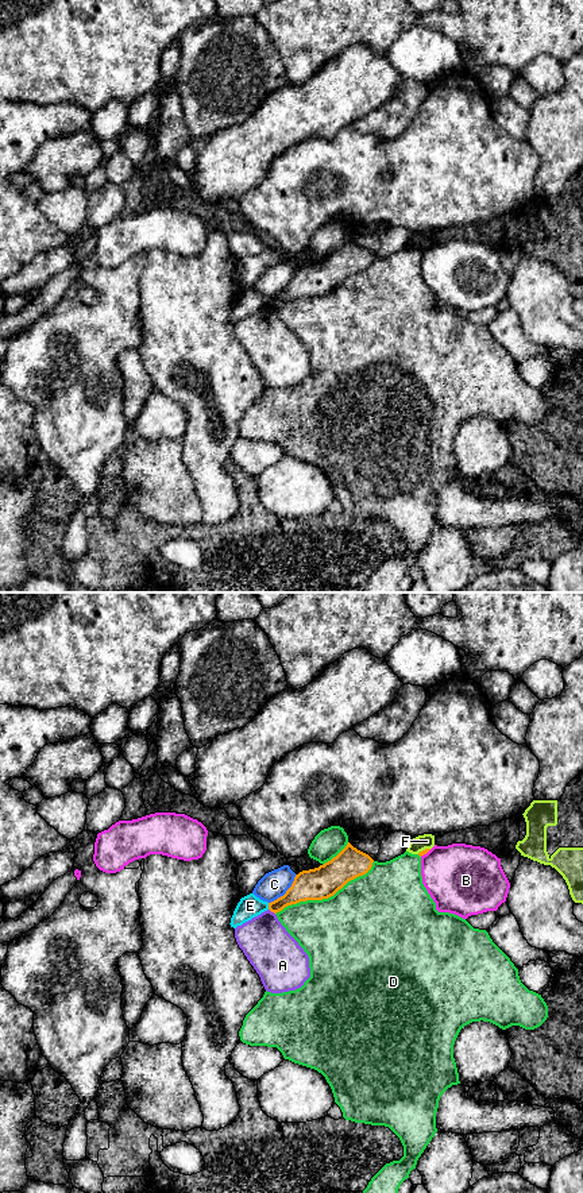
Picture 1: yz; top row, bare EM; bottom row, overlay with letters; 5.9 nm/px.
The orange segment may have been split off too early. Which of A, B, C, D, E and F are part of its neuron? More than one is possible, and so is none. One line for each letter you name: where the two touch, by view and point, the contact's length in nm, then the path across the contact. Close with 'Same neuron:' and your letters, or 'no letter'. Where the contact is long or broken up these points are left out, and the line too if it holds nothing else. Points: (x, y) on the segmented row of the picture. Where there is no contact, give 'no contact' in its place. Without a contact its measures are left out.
Same neuron: no letter

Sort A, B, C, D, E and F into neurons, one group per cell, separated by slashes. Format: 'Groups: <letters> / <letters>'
Groups: A / B / C / D E / F

